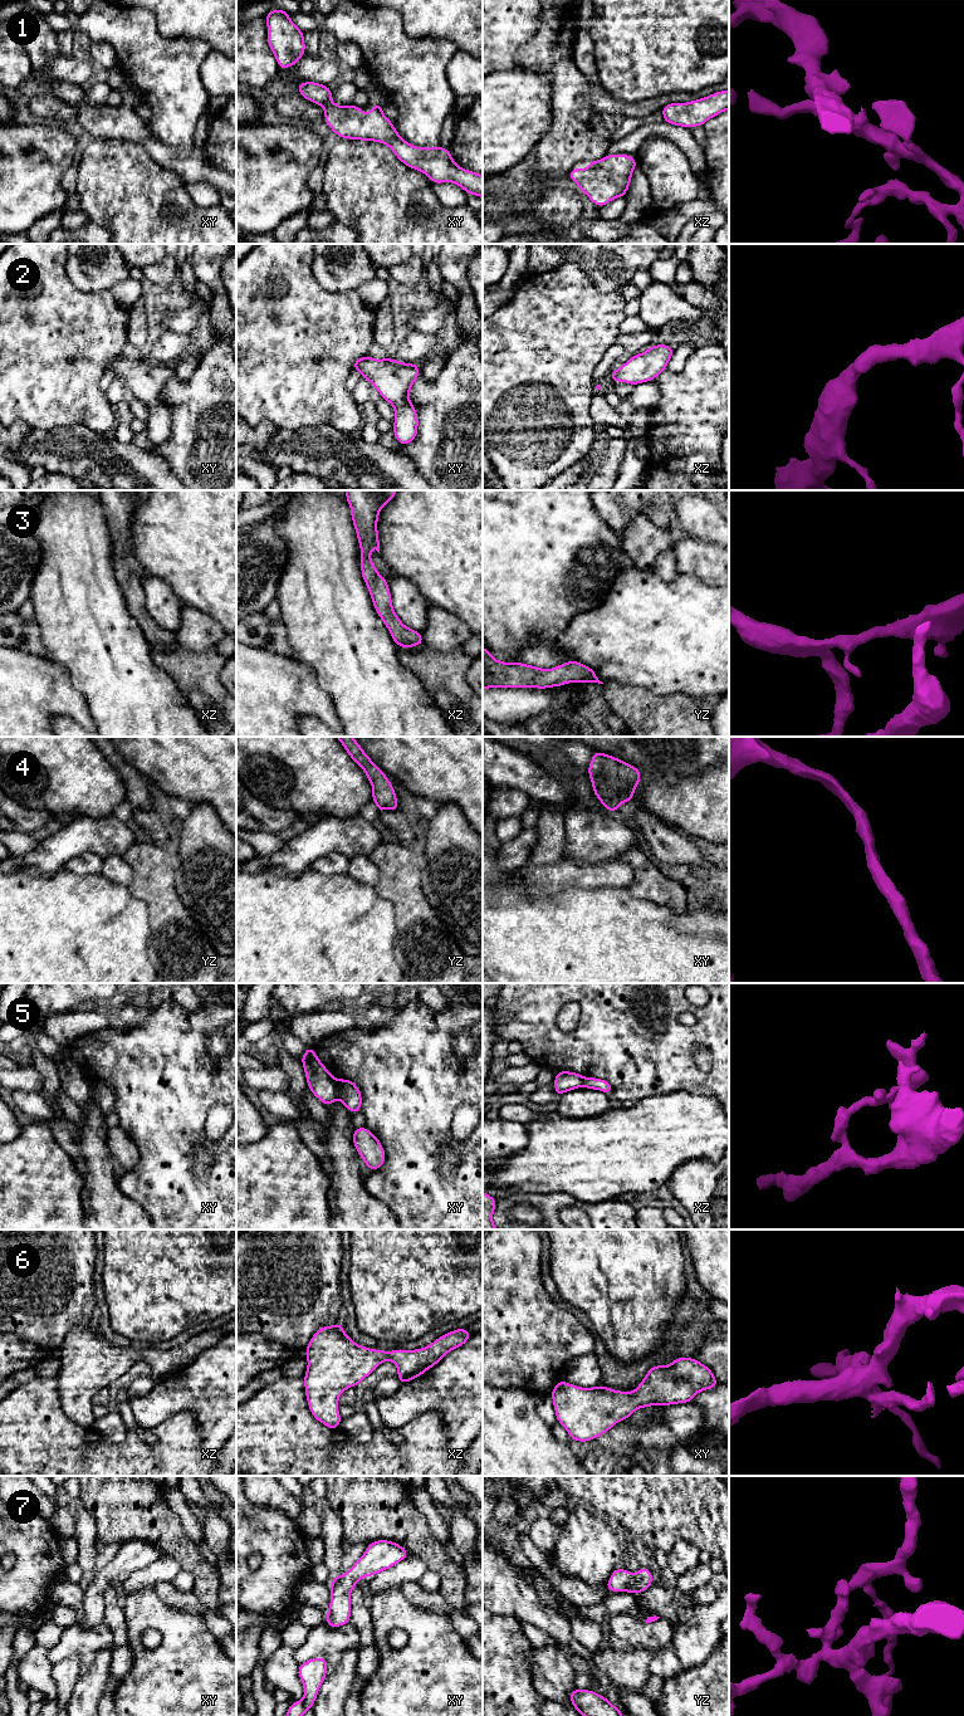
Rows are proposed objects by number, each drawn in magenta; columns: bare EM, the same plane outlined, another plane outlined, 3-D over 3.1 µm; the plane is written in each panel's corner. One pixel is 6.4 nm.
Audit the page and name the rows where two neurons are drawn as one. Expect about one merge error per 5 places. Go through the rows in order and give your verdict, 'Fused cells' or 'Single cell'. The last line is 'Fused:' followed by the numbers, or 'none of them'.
1: Single cell
2: Single cell
3: Single cell
4: Single cell
5: Fused cells
6: Single cell
7: Single cell
Fused: 5

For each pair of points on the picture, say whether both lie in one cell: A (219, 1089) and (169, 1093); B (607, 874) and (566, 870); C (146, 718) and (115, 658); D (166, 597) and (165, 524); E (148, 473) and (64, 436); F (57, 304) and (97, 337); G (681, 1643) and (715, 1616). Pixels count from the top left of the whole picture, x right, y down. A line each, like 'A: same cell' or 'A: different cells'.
A: same cell
B: same cell
C: same cell
D: different cells
E: same cell
F: same cell
G: same cell

